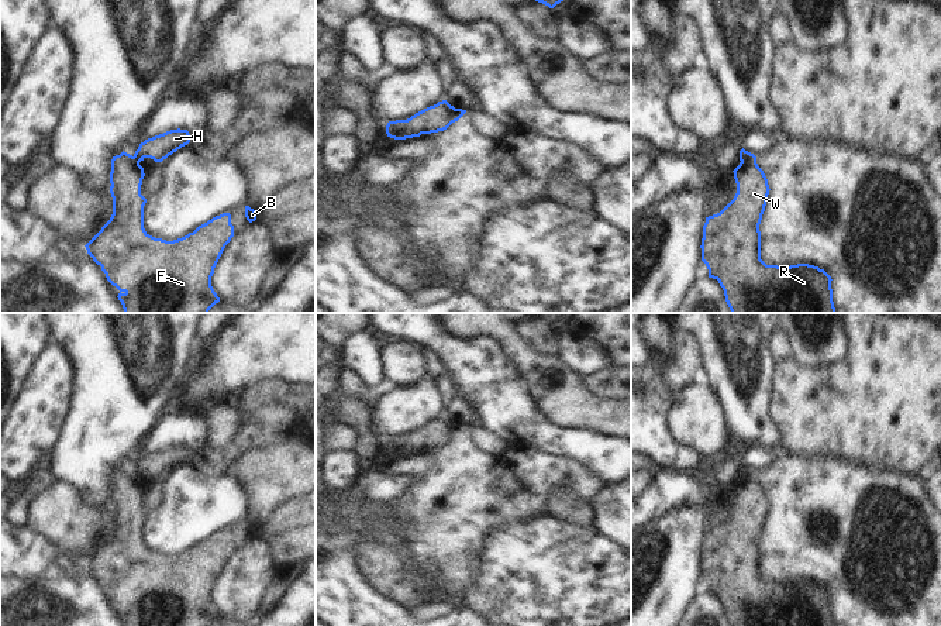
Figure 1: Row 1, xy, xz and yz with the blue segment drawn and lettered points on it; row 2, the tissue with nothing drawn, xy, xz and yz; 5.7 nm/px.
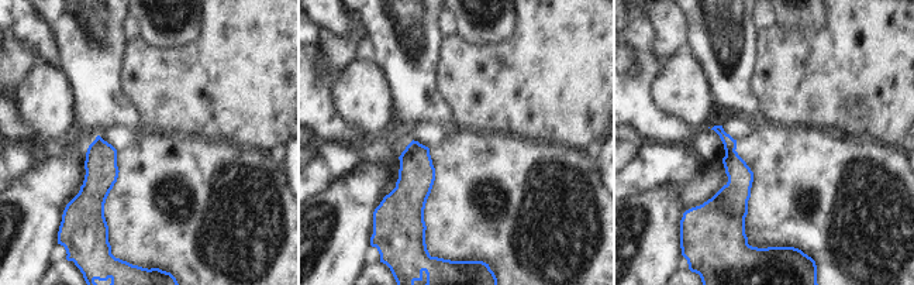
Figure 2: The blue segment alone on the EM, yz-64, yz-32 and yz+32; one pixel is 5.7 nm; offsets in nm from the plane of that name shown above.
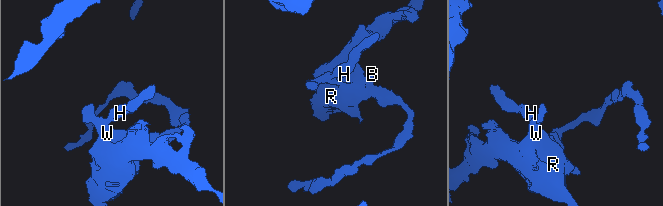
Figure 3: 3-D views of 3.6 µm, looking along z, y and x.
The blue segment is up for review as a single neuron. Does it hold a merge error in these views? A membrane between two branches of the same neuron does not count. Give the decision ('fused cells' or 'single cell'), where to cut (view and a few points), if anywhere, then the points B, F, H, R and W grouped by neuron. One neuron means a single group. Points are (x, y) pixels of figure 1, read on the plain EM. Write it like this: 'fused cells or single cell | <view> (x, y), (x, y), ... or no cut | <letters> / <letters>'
fused cells | yz (755, 473), (741, 478) | B F R W / H

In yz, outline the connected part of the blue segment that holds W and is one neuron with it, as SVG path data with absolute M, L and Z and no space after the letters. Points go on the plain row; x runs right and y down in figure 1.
M756 472L740 478L733 488L737 509L720 529L706 533L700 561L709 594L718 596L730 626L835 626L833 595L824 585L809 579L766 581L761 575L759 540L771 506L768 495Z

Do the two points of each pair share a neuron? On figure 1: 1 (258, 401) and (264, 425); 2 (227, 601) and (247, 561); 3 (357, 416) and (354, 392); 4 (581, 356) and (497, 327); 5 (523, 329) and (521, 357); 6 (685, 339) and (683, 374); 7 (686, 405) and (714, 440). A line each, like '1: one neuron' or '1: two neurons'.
1: two neurons
2: one neuron
3: two neurons
4: two neurons
5: two neurons
6: one neuron
7: one neuron

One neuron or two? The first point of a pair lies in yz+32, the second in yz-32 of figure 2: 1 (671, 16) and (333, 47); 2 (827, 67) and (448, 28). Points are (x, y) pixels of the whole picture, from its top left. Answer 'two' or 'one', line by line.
1: one
2: two

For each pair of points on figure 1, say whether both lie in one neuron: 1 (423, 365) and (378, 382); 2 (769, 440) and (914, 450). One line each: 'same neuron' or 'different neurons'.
1: different neurons
2: different neurons

